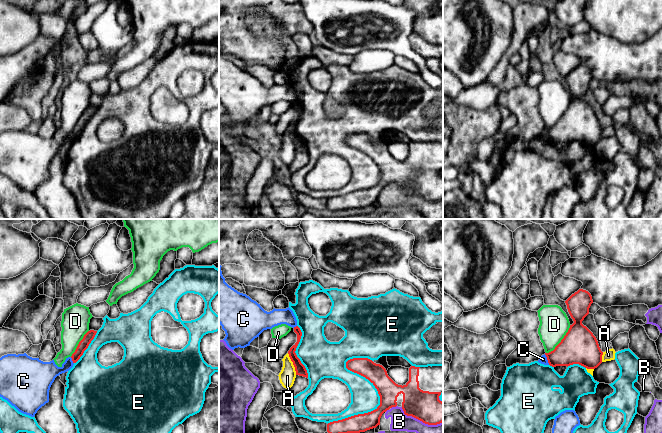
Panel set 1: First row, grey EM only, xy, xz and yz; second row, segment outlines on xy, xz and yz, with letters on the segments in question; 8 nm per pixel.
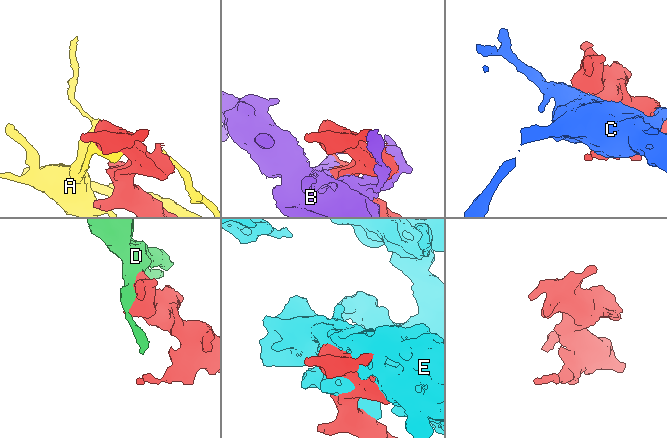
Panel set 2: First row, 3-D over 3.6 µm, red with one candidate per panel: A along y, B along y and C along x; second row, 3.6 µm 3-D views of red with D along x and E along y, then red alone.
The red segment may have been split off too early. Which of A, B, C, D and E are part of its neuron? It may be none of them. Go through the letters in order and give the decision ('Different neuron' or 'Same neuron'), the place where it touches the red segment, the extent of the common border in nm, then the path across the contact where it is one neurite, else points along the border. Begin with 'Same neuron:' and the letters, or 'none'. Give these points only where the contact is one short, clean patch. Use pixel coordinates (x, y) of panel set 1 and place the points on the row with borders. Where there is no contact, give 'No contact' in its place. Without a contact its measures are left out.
Same neuron: none
A: Different neuron. Touches red at xz (293, 364). Shared border 190 nm
B: Different neuron. Touches red at xz (420, 420). Shared border 360 nm
C: Different neuron. Touches red at yz (547, 359). Shared border 100 nm. Boundary: yz (544, 354), (549, 364)
D: Different neuron. Touches red at yz (561, 341). Shared border 300 nm
E: Different neuron. Touches red at xz (378, 392). Shared border 650 nm

